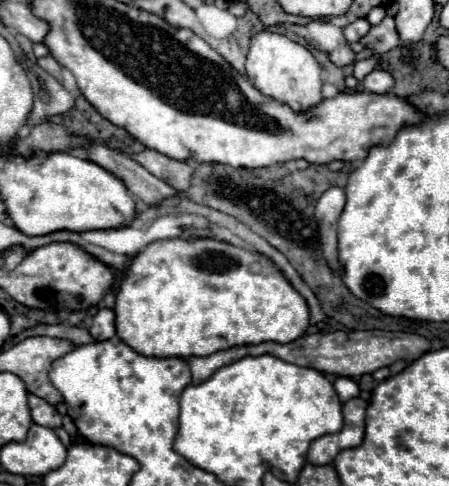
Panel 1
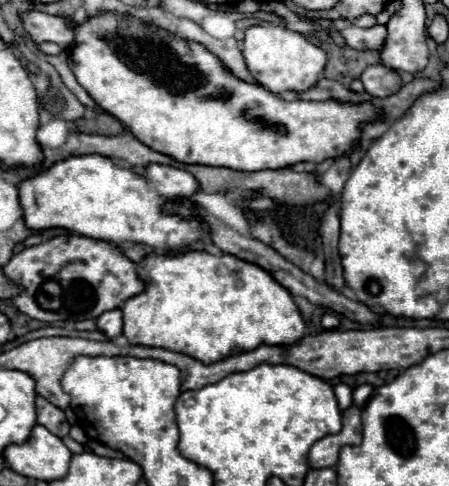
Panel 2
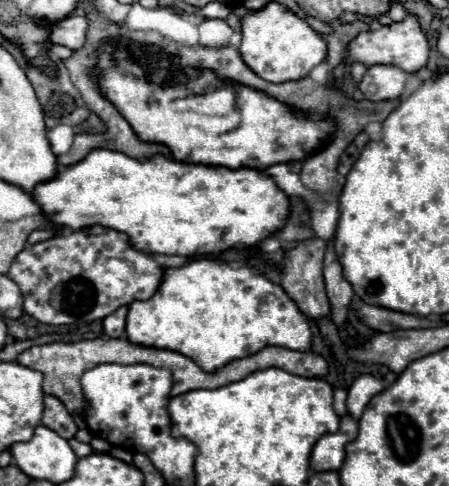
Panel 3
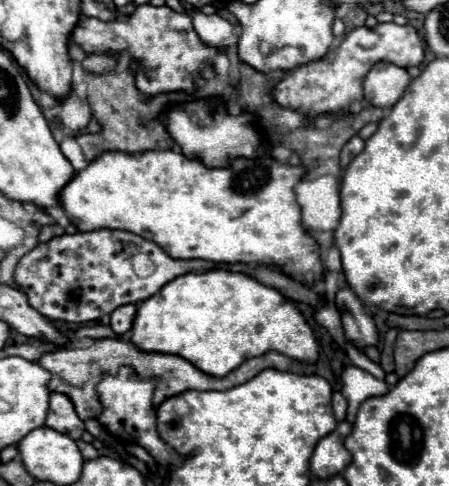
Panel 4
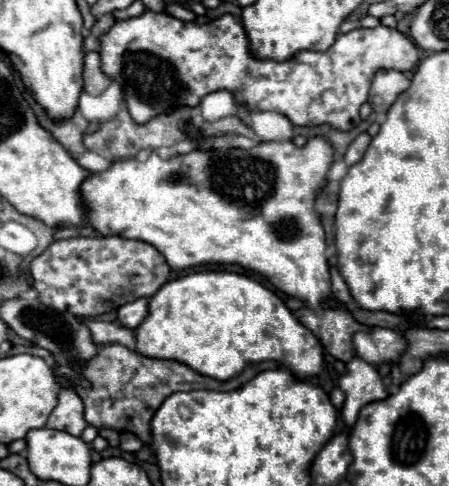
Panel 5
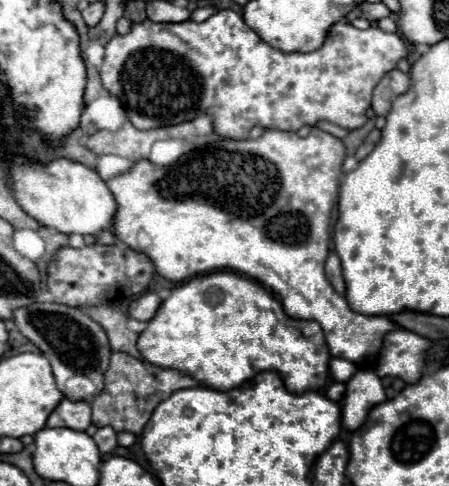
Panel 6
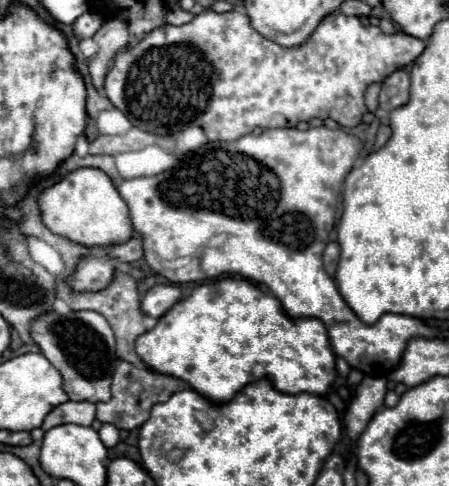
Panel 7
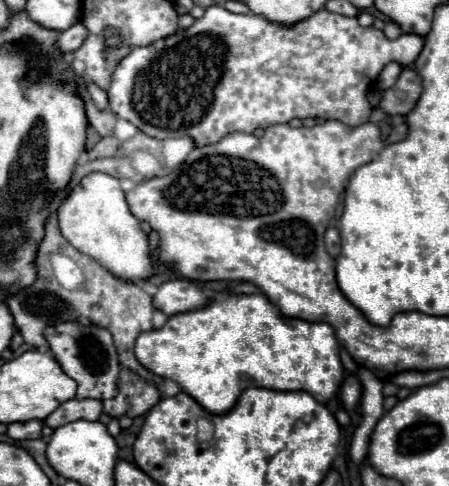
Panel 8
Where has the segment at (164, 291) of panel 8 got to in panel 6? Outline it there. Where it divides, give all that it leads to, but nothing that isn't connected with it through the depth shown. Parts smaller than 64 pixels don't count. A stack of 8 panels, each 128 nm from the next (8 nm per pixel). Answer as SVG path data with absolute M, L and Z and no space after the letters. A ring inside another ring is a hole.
M146 292L142 294L140 298L136 298L134 302L130 302L128 306L128 316L134 318L134 320L142 320L142 322L148 322L156 310L160 306L160 298L154 294L154 292Z

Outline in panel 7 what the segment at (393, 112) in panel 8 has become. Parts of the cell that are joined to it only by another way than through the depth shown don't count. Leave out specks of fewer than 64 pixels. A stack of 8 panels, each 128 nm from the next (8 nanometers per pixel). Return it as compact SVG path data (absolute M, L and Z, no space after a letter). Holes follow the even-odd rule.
M396 70L382 82L382 90L380 90L380 96L378 96L378 106L382 110L390 112L390 110L408 102L408 92L410 92L408 72L406 70Z

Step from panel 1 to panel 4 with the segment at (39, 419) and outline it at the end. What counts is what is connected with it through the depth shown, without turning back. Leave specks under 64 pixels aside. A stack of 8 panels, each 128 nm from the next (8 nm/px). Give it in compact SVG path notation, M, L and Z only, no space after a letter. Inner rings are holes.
M50 394L50 410L46 416L46 426L78 440L84 432L84 422L76 416L72 402L64 394Z

